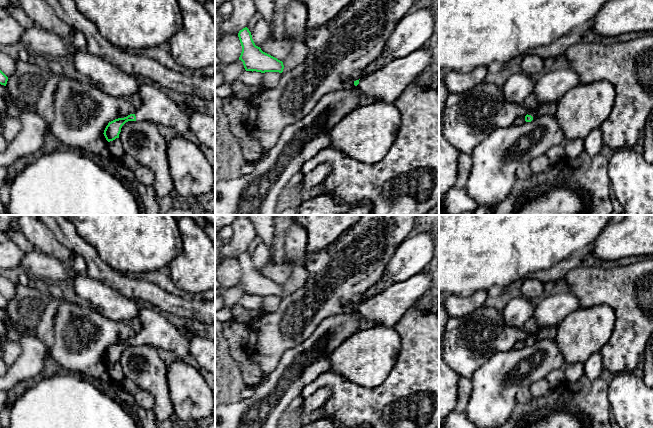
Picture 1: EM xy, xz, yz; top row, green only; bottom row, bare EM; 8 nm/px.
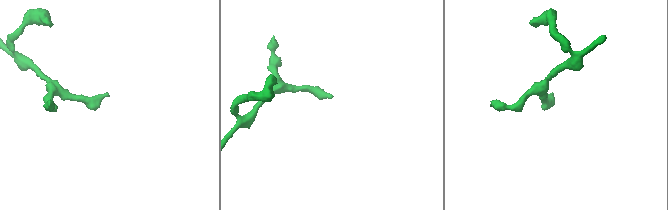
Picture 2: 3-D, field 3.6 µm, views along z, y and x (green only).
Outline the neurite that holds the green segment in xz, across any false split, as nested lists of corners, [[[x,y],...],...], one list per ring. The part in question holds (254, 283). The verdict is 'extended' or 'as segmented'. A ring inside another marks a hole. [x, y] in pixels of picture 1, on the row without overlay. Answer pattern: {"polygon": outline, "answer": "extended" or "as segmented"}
{"polygon": [[[247,251],[239,255],[238,261],[242,270],[239,284],[243,286],[246,295],[261,297],[283,296],[283,286],[263,276],[260,271],[256,270]]], "answer": "as segmented"}

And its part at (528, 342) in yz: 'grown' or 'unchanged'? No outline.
grown

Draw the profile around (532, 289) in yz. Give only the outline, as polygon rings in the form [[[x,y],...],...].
[[[525,278],[518,289],[518,293],[523,297],[537,301],[544,296],[544,284],[534,278]]]

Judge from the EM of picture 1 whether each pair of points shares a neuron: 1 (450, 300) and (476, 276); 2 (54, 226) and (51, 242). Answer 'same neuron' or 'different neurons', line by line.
1: different neurons
2: different neurons

